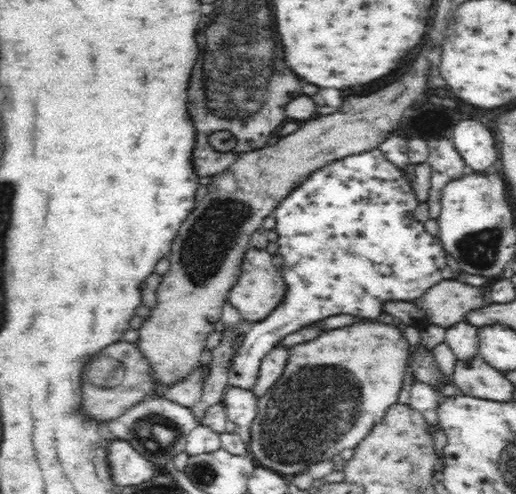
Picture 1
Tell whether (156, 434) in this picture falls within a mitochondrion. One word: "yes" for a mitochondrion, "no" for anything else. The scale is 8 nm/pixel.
yes

